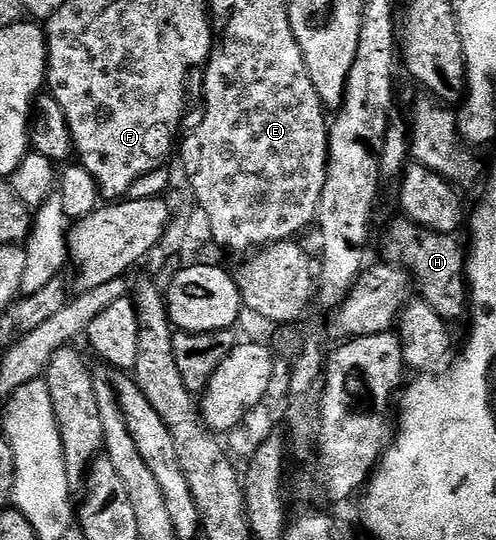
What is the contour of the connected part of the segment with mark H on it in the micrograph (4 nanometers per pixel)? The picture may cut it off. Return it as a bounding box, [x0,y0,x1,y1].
[381,216,469,322]

